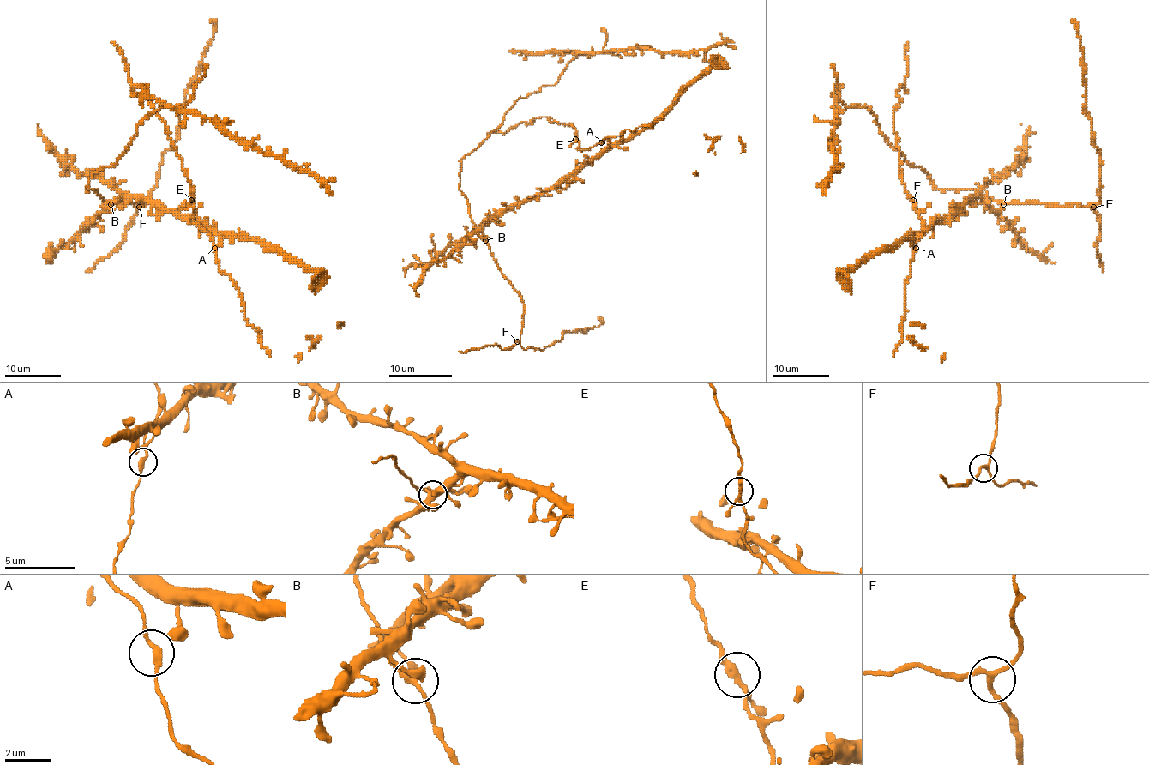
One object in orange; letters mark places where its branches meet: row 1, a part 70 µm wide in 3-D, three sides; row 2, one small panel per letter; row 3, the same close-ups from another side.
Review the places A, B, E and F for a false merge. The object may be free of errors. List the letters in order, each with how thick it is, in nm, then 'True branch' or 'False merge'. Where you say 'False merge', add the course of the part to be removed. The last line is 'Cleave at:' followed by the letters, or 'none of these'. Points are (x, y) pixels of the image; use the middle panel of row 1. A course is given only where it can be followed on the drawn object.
A: Thickness 200 nm. True branch
B: Thickness 170 nm. True branch
E: Thickness 200 nm. True branch
F: Thickness 200 nm. True branch
Cleave at: none of these

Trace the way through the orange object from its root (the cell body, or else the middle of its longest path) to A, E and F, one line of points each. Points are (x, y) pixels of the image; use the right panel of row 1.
A: (1001, 202), (1001, 208), (995, 210), (979, 197), (971, 198), (960, 208), (940, 218), (912, 245), (916, 248)
E: (1001, 202), (995, 210), (973, 197), (940, 218), (914, 246), (921, 217), (912, 200)
F: (1001, 202), (1038, 201), (1044, 204), (1093, 207)

